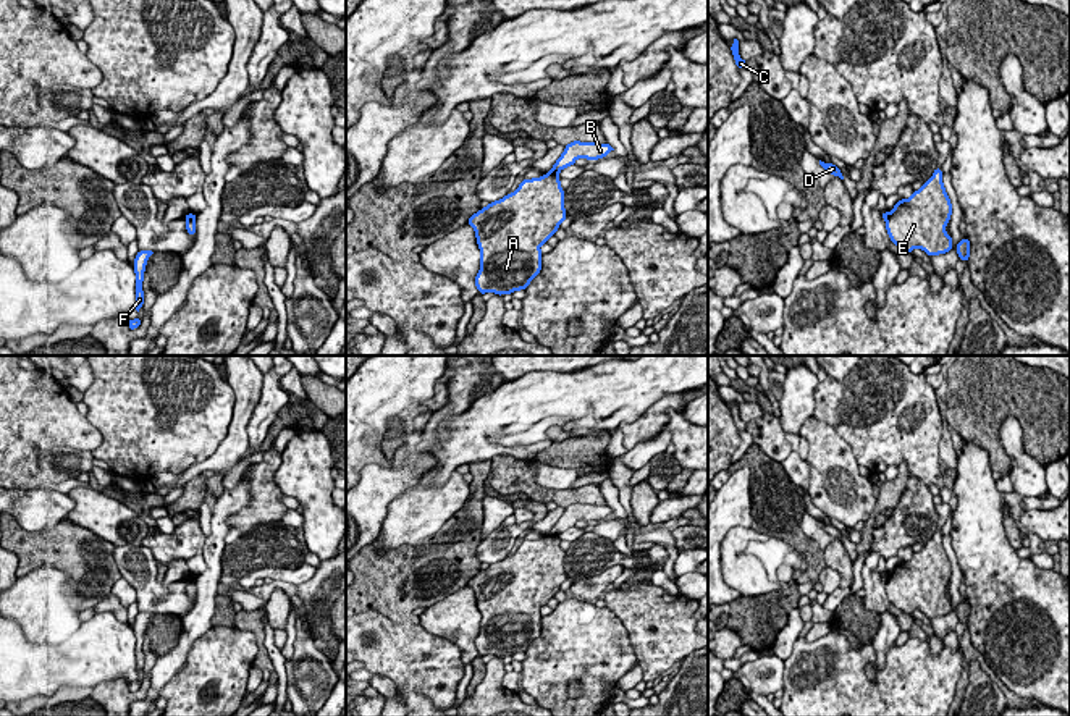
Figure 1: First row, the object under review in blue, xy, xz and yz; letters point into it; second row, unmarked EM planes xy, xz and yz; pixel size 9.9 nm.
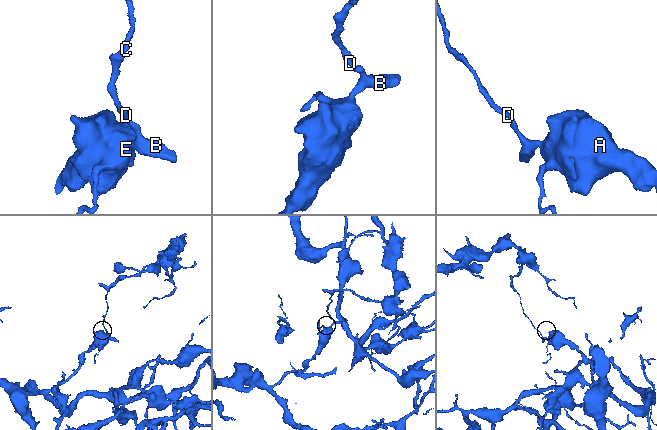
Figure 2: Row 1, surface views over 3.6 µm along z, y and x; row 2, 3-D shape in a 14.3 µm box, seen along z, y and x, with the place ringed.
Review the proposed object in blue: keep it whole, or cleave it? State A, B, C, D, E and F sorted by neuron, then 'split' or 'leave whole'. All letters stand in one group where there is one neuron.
groups A E F / B C D; split

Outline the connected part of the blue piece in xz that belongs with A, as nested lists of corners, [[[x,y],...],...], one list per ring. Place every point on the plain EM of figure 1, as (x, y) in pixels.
[[[551,533],[524,540],[514,554],[469,580],[480,611],[480,632],[475,637],[480,656],[524,653],[540,635],[540,608],[554,598],[567,579],[559,543],[559,537]]]

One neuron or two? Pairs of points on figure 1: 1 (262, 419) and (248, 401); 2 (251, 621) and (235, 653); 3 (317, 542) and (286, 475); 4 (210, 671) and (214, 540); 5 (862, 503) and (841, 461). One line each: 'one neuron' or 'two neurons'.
1: two neurons
2: two neurons
3: one neuron
4: two neurons
5: one neuron

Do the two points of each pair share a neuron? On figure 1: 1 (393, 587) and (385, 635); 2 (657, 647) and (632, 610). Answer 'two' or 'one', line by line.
1: two
2: one

